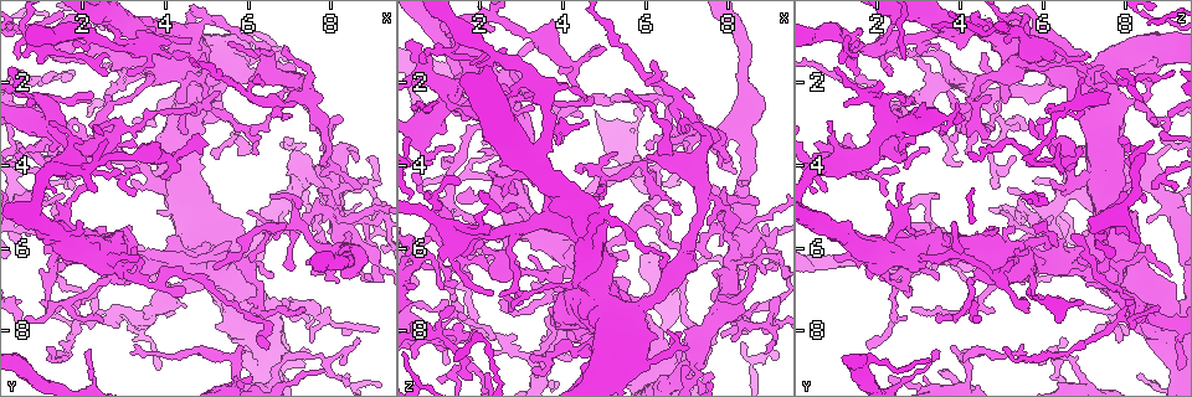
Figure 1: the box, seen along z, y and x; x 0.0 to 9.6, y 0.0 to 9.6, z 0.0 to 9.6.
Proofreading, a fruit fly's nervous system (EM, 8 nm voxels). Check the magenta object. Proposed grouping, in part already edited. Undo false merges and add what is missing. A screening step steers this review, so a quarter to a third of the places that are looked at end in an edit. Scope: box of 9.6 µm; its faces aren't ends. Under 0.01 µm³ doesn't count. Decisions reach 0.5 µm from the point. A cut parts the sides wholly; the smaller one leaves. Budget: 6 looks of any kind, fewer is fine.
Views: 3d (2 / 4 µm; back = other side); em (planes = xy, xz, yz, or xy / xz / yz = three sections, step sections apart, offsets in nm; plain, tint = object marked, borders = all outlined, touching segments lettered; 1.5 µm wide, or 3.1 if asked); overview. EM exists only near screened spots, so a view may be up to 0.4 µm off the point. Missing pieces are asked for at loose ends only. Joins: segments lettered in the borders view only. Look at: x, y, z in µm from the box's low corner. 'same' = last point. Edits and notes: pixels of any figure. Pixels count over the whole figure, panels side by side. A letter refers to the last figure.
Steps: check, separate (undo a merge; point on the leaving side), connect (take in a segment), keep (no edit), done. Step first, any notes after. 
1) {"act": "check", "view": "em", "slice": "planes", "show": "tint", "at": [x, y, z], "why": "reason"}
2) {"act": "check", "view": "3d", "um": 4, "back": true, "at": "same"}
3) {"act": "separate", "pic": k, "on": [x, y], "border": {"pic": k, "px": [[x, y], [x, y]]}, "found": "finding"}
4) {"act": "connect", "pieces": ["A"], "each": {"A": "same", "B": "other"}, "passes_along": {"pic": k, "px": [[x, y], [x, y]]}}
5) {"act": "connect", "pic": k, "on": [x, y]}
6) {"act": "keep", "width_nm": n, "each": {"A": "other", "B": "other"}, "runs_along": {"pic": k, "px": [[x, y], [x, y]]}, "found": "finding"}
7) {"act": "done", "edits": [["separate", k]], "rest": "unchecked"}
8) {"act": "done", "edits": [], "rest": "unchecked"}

{"act": "check", "view": "3d", "um": 2, "at": [4.45, 3.20, 4.15]}

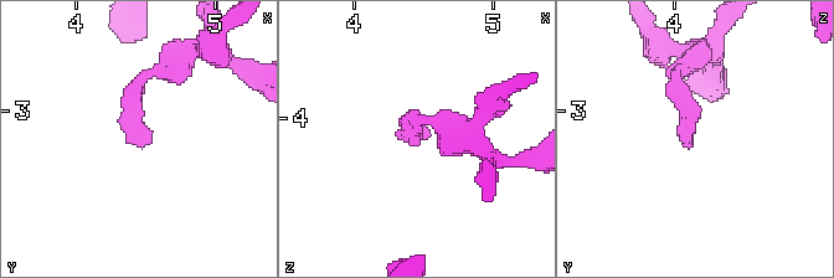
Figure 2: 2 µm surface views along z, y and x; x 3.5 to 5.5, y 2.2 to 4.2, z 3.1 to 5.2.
{"act": "check", "view": "em", "slice": "planes", "show": "borders", "at": [4.48, 3.24, 4.16]}

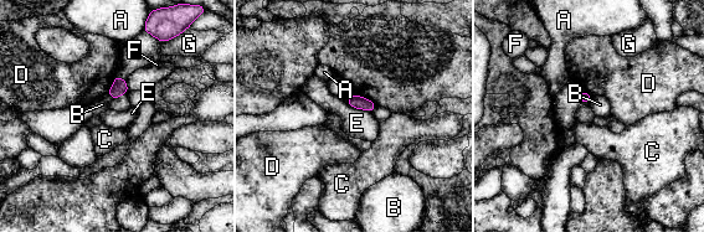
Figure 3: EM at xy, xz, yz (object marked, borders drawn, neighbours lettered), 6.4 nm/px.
{"act": "keep", "width_nm": 90, "each": {"A": "other", "B": "other", "C": "other", "D": "other", "E": "other", "F": "other", "G": "other"}, "border": {"pic": 3, "px": [[345, 101], [350, 106], [370, 112]]}, "found": "none of them fits"}

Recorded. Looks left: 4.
{"act": "check", "view": "3d", "um": 2, "at": [3.20, 1.85, 2.30], "why": "an open end"}

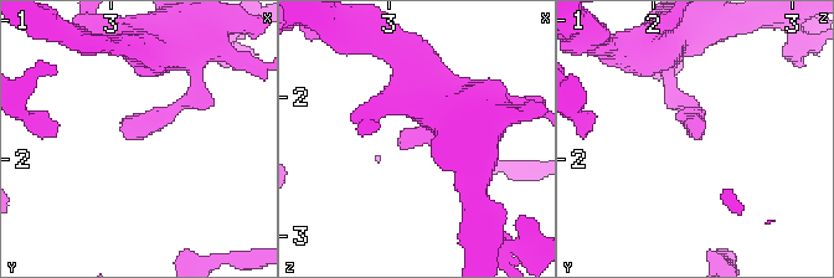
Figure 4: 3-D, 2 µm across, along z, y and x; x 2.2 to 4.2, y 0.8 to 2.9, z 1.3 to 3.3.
{"act": "check", "view": "em", "slice": "xy", "step": 8, "show": "plain", "at": [3.14, 1.84, 2.28]}

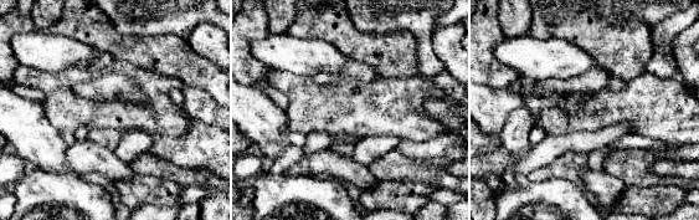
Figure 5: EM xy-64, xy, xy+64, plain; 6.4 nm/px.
{"act": "check", "view": "em", "slice": "xy", "step": 8, "show": "borders", "at": "same", "why": "what lies round it"}

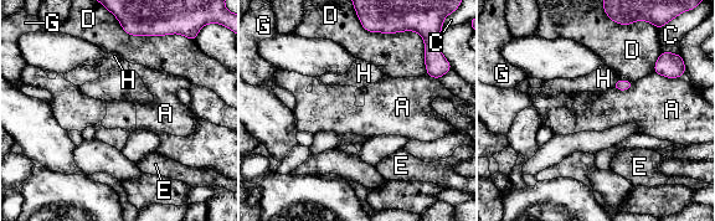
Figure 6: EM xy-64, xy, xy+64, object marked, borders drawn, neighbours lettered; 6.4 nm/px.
{"act": "keep", "each": {"A": "other", "C": "other", "D": "other", "E": "other", "G": "other", "H": "other"}, "found": "none of them fits"}

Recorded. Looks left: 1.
{"act": "check", "view": "em", "slice": "planes", "show": "borders", "at": [1.60, 4.75, 5.90], "why": "an open end"}

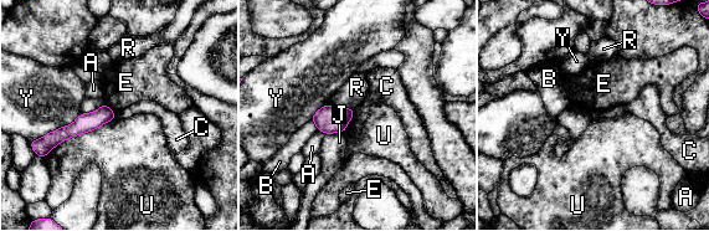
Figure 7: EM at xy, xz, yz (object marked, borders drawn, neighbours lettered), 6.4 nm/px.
{"act": "keep", "width_nm": 110, "each": {"A": "other", "B": "other", "C": "other", "E": "other", "J": "other", "R": "other", "U": "other", "Y": "other"}, "border": {"pic": 7, "px": [[353, 109], [354, 114]]}, "found": "no lettered segment goes on from it"}

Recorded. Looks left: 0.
{"act": "done", "edits": [], "rest": "unchecked"}

